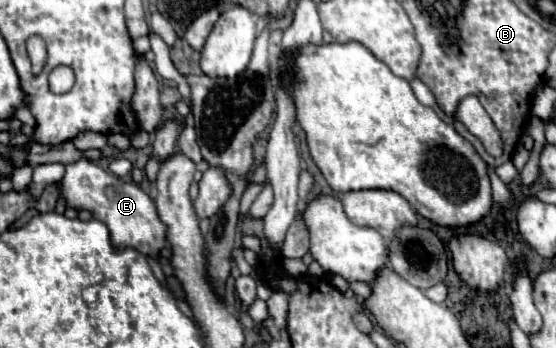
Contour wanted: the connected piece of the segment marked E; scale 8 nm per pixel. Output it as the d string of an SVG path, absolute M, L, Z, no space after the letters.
M80 156L76 162L66 166L66 174L60 180L64 184L64 192L60 192L70 208L90 210L94 220L104 222L112 232L112 242L120 248L120 244L128 244L130 248L140 248L140 252L158 256L158 250L166 244L166 226L156 214L152 198L138 188L136 184L128 184L112 172L102 170L90 158Z

